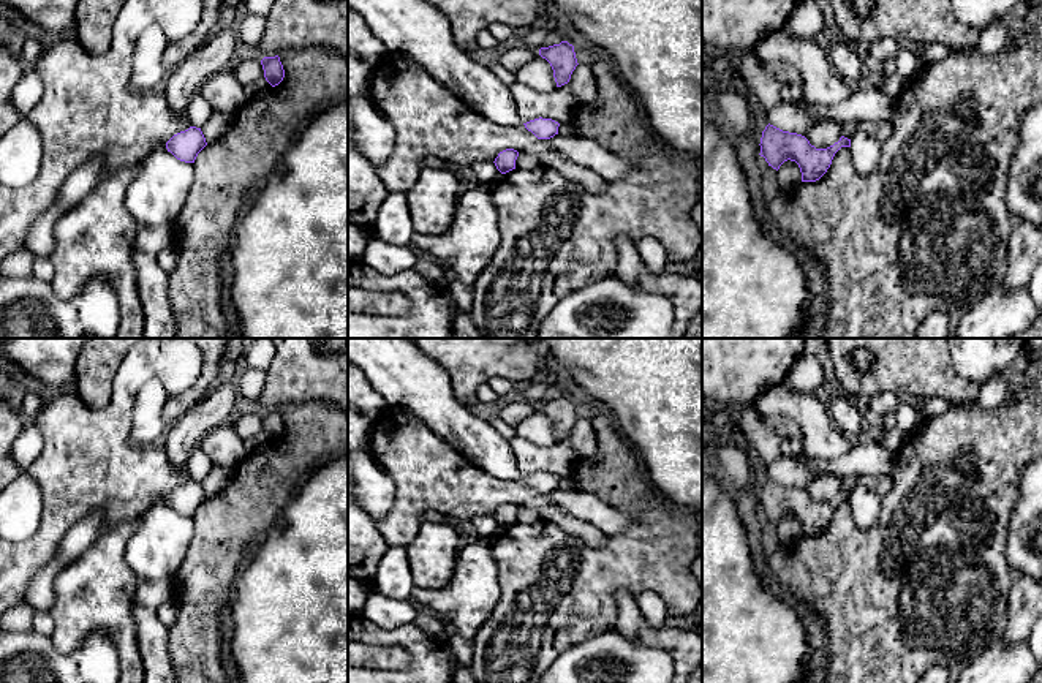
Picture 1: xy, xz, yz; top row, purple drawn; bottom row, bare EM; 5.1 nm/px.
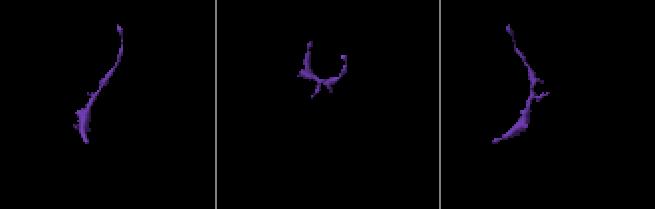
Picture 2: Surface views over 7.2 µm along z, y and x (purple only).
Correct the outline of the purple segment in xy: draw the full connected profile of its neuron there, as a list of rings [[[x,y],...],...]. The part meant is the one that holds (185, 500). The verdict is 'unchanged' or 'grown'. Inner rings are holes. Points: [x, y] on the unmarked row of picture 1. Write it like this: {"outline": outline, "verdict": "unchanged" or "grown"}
{"outline": [[[190,481],[185,485],[174,489],[168,496],[166,503],[177,514],[185,517],[194,517],[198,508],[207,500],[201,482]]], "verdict": "unchanged"}

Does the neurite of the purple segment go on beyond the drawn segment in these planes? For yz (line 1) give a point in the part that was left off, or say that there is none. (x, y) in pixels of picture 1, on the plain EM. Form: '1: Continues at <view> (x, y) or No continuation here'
1: No continuation here

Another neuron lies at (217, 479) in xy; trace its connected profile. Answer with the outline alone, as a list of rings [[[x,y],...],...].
[[[213,465],[207,476],[201,481],[201,485],[207,498],[218,495],[225,490],[232,477],[234,466]]]

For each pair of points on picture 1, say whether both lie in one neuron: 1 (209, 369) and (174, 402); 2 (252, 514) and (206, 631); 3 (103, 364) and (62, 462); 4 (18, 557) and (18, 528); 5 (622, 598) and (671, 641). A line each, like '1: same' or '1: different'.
1: same
2: same
3: different
4: different
5: same

